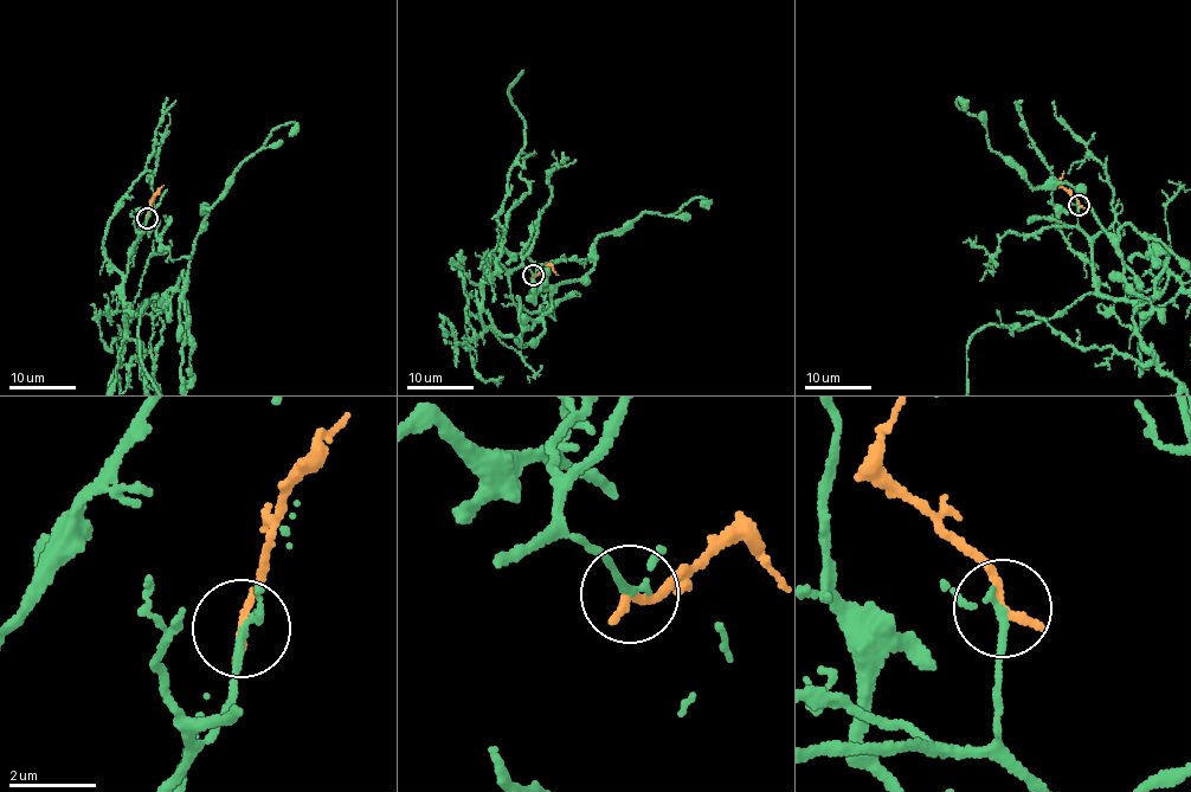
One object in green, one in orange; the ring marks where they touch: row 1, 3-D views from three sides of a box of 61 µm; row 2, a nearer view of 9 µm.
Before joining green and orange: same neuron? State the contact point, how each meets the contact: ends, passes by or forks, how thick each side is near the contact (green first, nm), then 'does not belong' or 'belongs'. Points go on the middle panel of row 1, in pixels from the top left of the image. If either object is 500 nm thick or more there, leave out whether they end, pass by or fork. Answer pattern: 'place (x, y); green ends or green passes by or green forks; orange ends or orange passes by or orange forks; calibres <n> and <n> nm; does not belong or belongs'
place (533, 275); green passes by; orange ends; calibres 140 and 240 nm; does not belong

